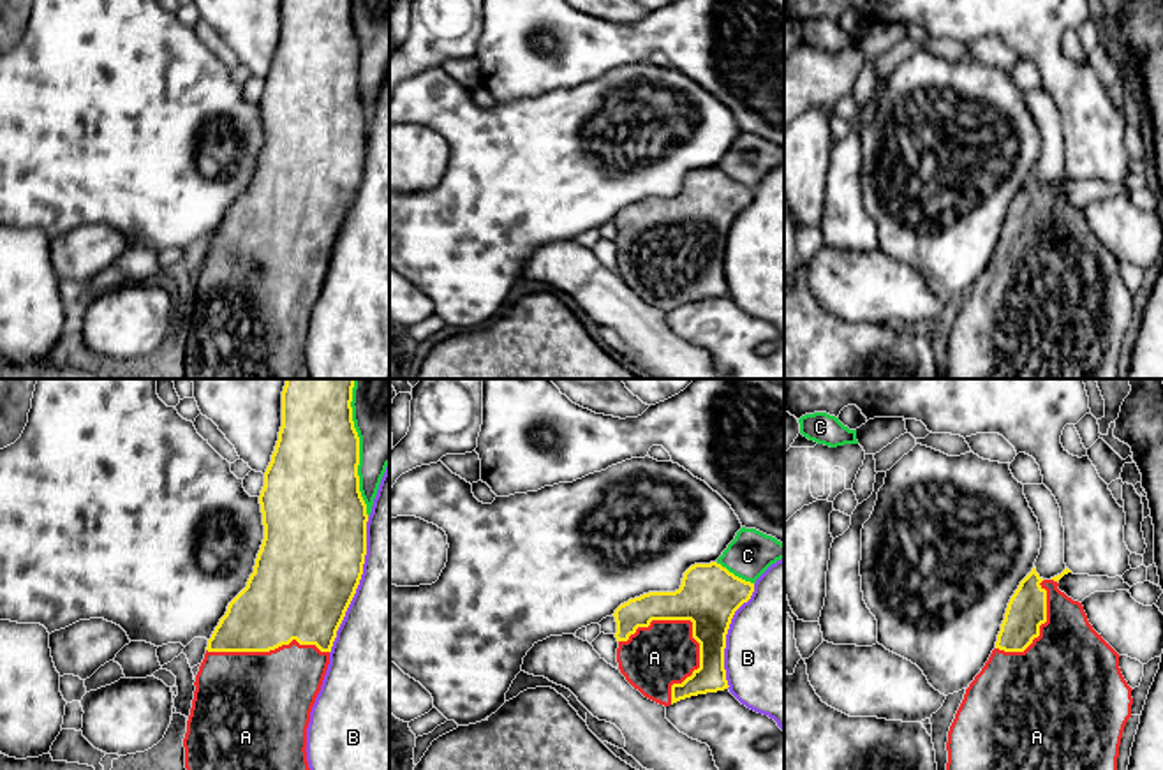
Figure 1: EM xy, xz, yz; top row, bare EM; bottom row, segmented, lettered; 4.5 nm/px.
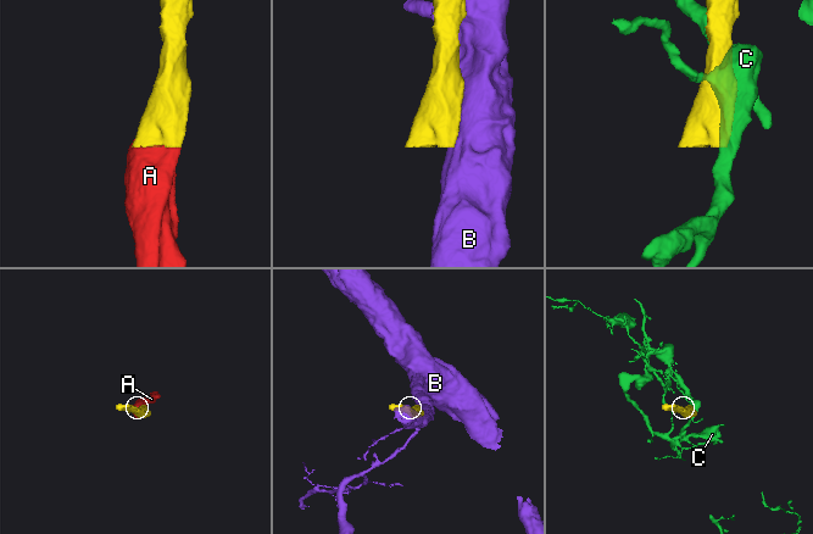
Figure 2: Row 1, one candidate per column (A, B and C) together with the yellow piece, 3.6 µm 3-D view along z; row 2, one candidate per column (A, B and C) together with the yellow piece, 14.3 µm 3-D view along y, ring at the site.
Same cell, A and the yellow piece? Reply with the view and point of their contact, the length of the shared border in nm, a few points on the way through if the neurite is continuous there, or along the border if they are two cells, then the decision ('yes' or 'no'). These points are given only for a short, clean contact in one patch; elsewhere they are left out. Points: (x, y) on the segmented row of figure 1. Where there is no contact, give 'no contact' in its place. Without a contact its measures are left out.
contact xz (700, 665); length 400 nm; yes

